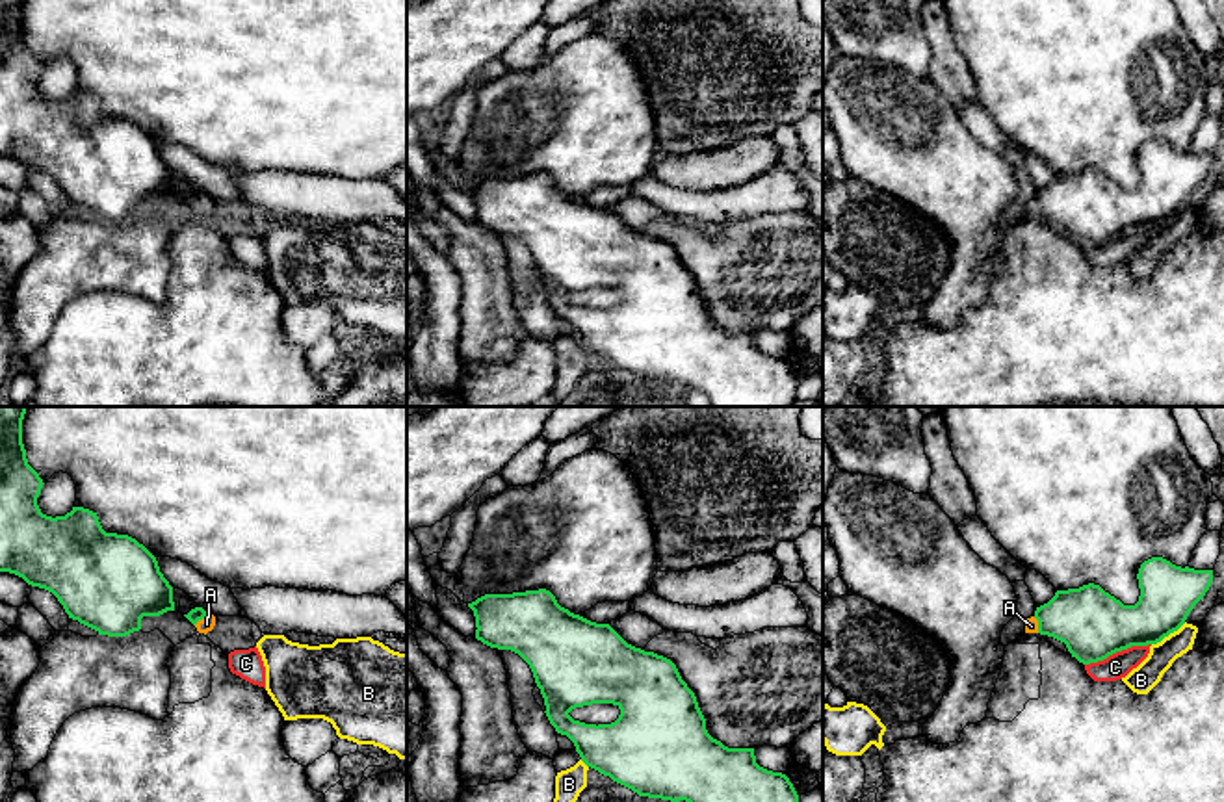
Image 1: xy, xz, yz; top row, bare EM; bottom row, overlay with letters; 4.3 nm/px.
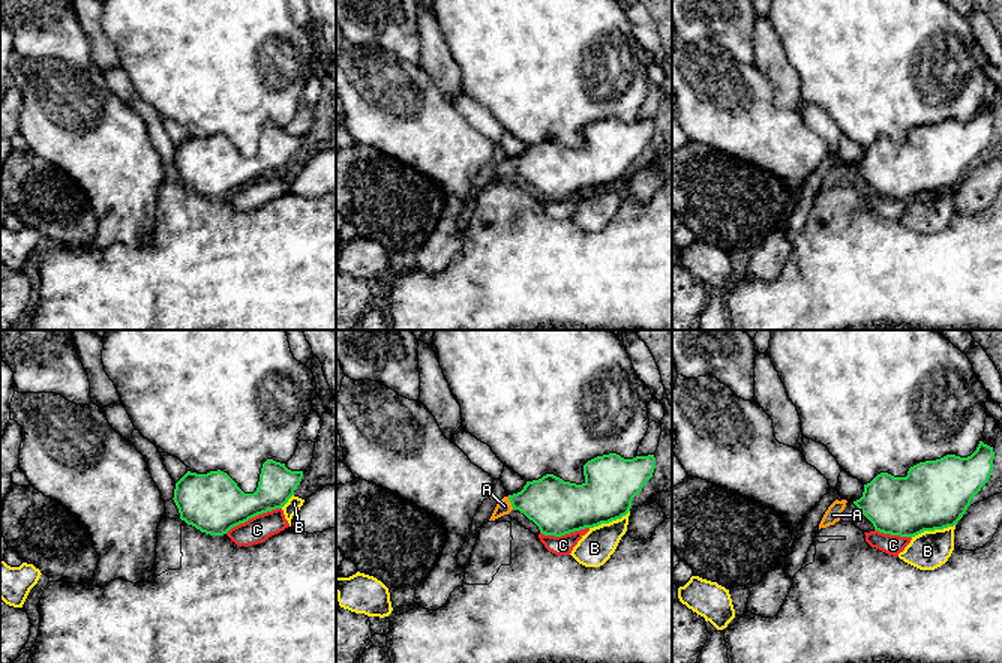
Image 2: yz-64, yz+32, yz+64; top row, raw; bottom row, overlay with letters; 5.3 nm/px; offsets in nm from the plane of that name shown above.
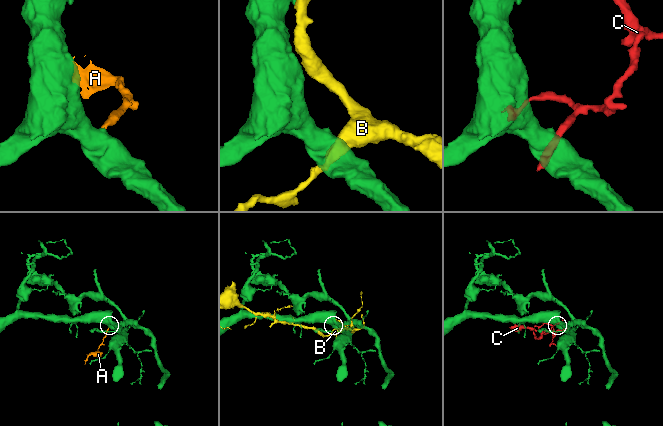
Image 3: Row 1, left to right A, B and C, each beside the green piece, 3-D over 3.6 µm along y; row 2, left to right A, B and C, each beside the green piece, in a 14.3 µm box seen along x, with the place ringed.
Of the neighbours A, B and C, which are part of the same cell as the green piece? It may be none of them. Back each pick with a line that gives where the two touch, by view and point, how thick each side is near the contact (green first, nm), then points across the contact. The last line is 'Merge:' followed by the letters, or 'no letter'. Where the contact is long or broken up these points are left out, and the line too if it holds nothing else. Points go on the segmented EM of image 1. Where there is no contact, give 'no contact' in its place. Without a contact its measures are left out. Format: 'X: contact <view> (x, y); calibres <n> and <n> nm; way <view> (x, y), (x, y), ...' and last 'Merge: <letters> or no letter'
A: contact xy (201, 619); calibres 60 and 70 nm; way xy (197, 613), (201, 619), (207, 624)
Merge: A

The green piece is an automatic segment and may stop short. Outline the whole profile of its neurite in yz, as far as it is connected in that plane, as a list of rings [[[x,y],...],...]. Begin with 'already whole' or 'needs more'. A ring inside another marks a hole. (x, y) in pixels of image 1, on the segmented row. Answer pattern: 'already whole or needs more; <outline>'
needs more; [[[1152,557],[1140,564],[1137,579],[1140,596],[1135,605],[1124,605],[1094,583],[1057,590],[1027,618],[1025,633],[1040,633],[1064,642],[1072,657],[1083,665],[1103,661],[1131,646],[1157,644],[1185,624],[1189,613],[1209,590],[1213,570],[1181,568],[1163,557]]]

